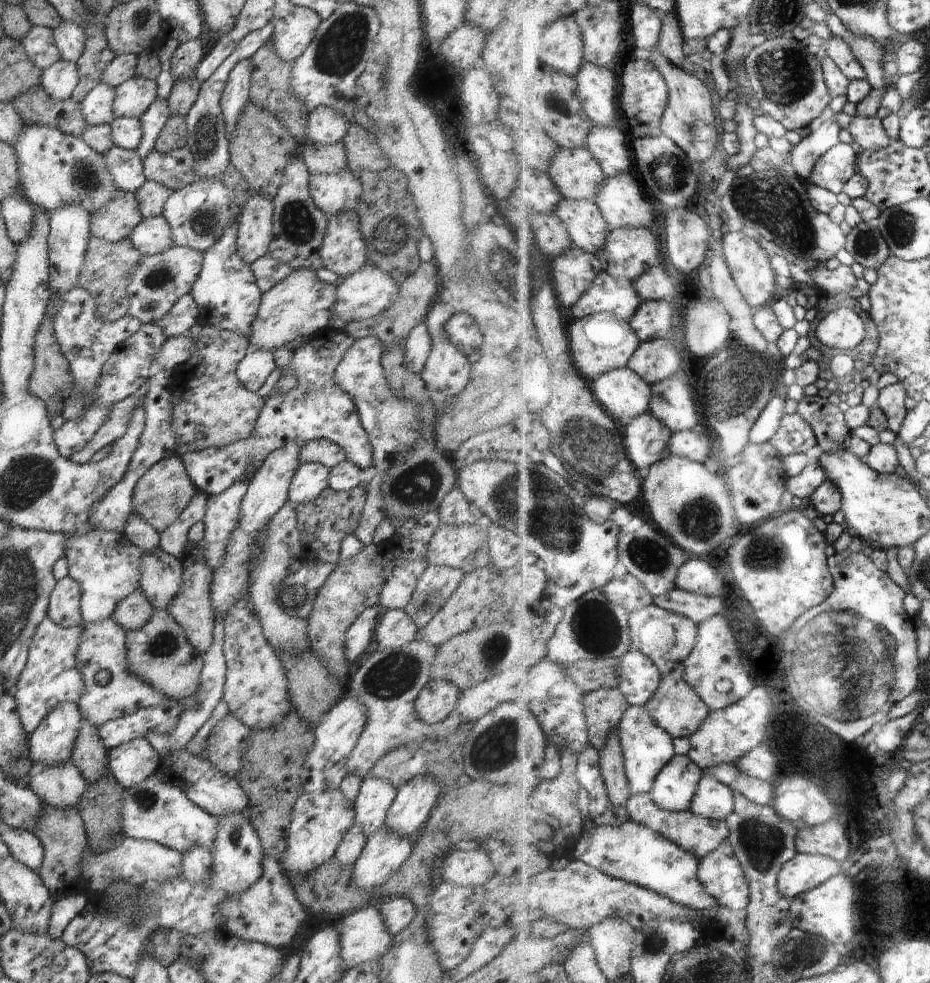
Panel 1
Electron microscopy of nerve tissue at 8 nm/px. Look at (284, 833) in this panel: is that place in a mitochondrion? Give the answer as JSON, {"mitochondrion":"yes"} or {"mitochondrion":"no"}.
{"mitochondrion":"no"}

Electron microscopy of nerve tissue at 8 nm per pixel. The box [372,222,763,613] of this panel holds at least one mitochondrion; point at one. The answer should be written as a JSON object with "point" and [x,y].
{"point":[535,498]}

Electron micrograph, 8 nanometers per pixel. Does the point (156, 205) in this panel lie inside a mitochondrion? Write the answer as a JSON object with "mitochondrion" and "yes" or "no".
{"mitochondrion":"no"}

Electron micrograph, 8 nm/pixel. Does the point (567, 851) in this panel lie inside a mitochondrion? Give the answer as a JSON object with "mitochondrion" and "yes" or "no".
{"mitochondrion":"no"}

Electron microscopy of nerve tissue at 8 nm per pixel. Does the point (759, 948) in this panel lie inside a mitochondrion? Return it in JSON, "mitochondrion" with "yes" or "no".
{"mitochondrion":"yes"}

